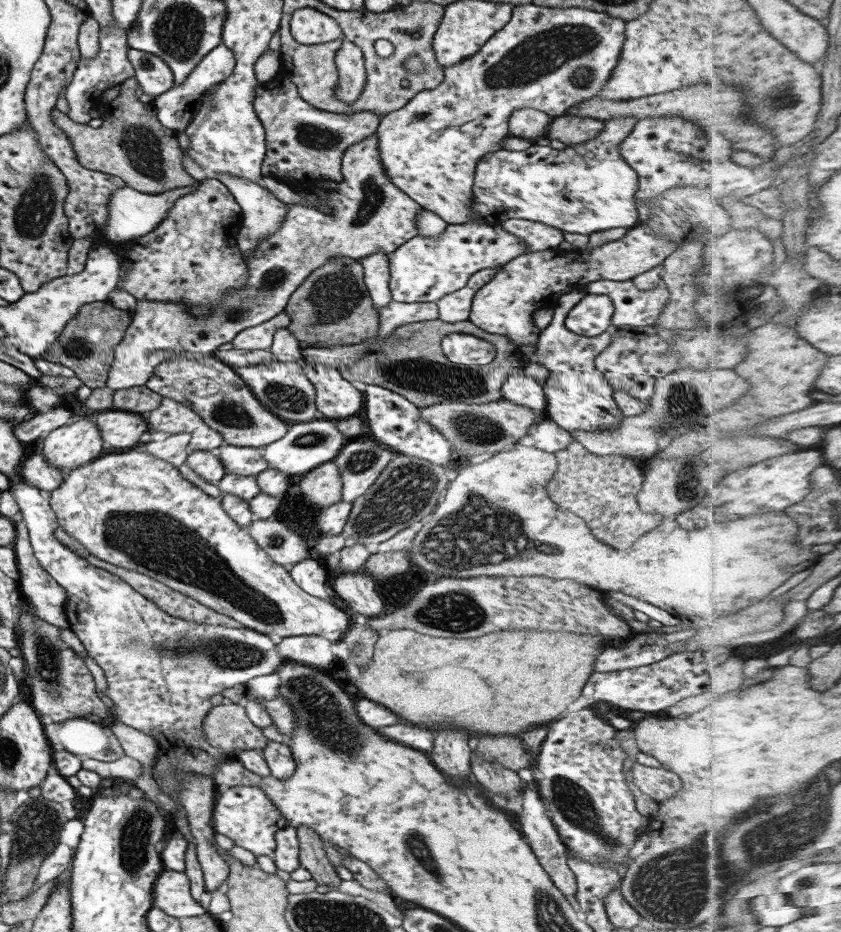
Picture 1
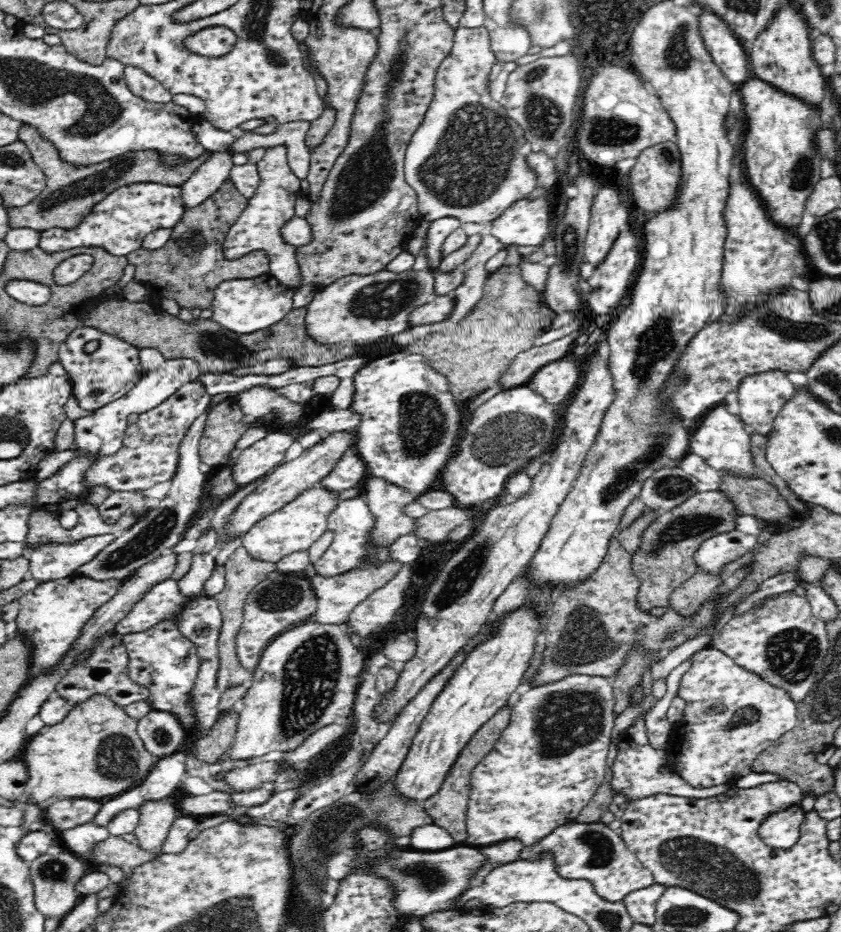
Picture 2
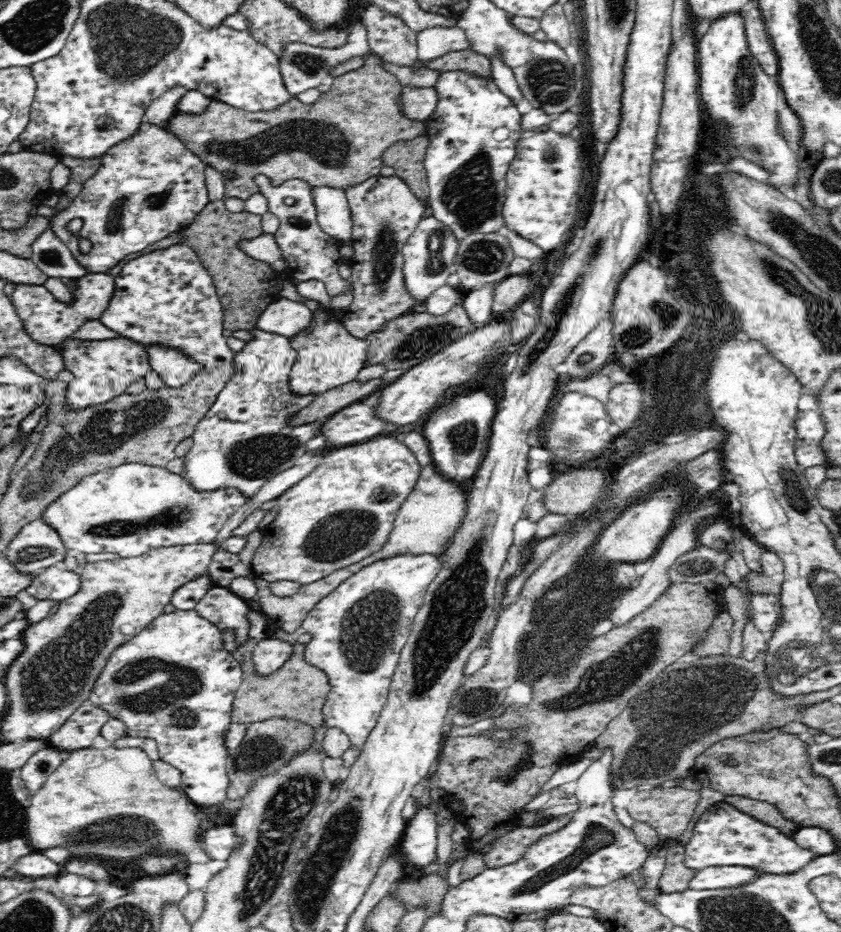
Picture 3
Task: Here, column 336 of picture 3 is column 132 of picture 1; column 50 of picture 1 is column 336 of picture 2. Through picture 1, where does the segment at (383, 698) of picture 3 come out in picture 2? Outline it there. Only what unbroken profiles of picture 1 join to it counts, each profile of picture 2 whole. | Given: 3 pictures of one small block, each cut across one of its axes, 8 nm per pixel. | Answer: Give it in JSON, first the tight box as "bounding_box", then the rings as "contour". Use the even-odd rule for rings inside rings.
{"bounding_box":[312,496,393,576],"contour":[[[356,496],[356,498],[340,499],[338,506],[334,506],[334,510],[328,514],[329,516],[329,531],[335,537],[332,540],[328,550],[322,554],[322,558],[312,565],[315,571],[320,576],[336,576],[336,574],[344,574],[352,568],[358,566],[358,562],[364,556],[373,556],[377,562],[393,562],[390,557],[389,545],[383,547],[370,547],[371,531],[375,528],[375,516],[372,515],[368,509],[368,503],[363,496]]]}

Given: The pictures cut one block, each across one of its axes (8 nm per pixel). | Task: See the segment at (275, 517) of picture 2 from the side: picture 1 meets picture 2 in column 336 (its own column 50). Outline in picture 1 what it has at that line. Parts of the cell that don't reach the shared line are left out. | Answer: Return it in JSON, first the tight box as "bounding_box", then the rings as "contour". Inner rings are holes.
{"bounding_box":[50,449,353,636],"contour":[[[128,449],[122,454],[108,454],[95,459],[64,477],[62,484],[51,492],[50,506],[56,513],[58,526],[76,538],[94,556],[110,564],[150,575],[166,586],[194,598],[225,614],[246,628],[278,636],[324,635],[346,632],[353,623],[345,611],[305,590],[292,580],[286,567],[274,562],[223,509],[219,498],[207,495],[188,481],[172,464],[152,454]]]}

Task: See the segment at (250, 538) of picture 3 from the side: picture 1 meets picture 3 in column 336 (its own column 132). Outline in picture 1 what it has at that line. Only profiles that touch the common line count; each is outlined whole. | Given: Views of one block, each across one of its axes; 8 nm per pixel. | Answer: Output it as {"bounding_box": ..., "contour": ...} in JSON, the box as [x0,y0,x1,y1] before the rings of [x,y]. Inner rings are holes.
{"bounding_box":[55,528,242,627],"contour":[[[62,528],[56,530],[55,538],[58,539],[60,544],[66,545],[70,550],[77,552],[82,558],[85,558],[90,565],[97,566],[98,568],[107,570],[116,576],[119,576],[122,580],[128,582],[130,586],[133,586],[140,594],[143,594],[149,601],[156,603],[164,612],[167,612],[170,616],[175,616],[184,620],[189,620],[192,622],[197,622],[198,624],[207,624],[207,625],[216,625],[216,626],[227,626],[227,627],[236,627],[242,626],[238,623],[237,620],[226,616],[225,614],[217,613],[215,610],[209,609],[207,606],[200,604],[194,598],[186,596],[169,586],[166,586],[163,582],[157,581],[155,578],[152,578],[150,575],[145,575],[144,573],[125,569],[121,566],[116,566],[106,562],[105,560],[99,559],[97,556],[94,556],[88,549],[85,549],[84,545],[81,545],[80,541],[77,541],[76,538],[72,538],[68,532],[64,532]]]}

